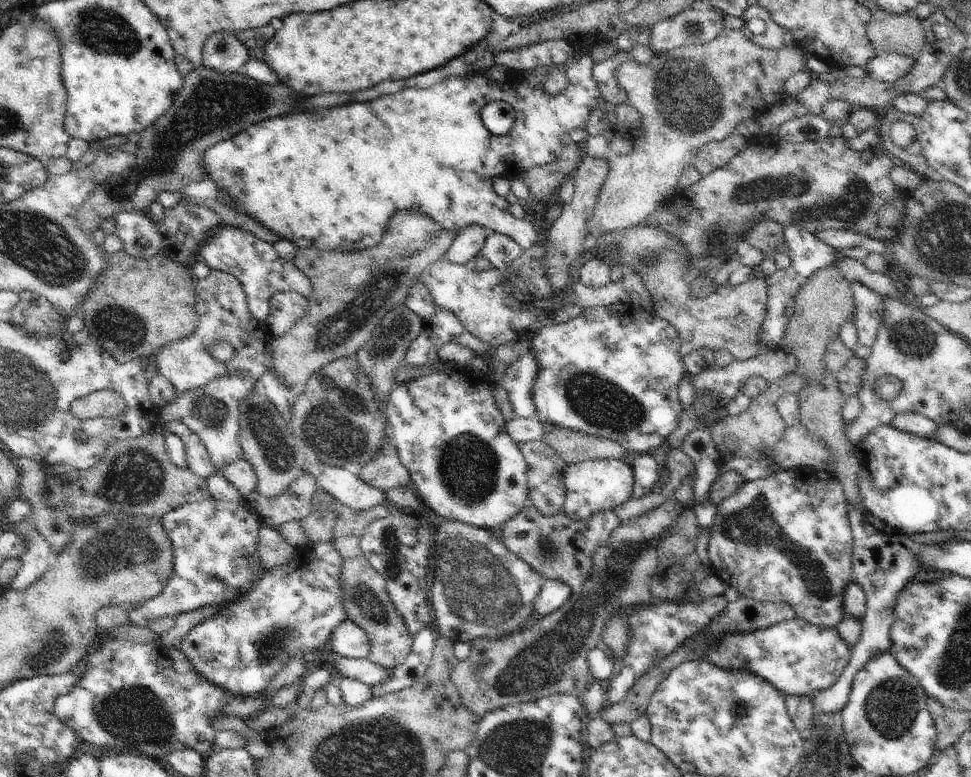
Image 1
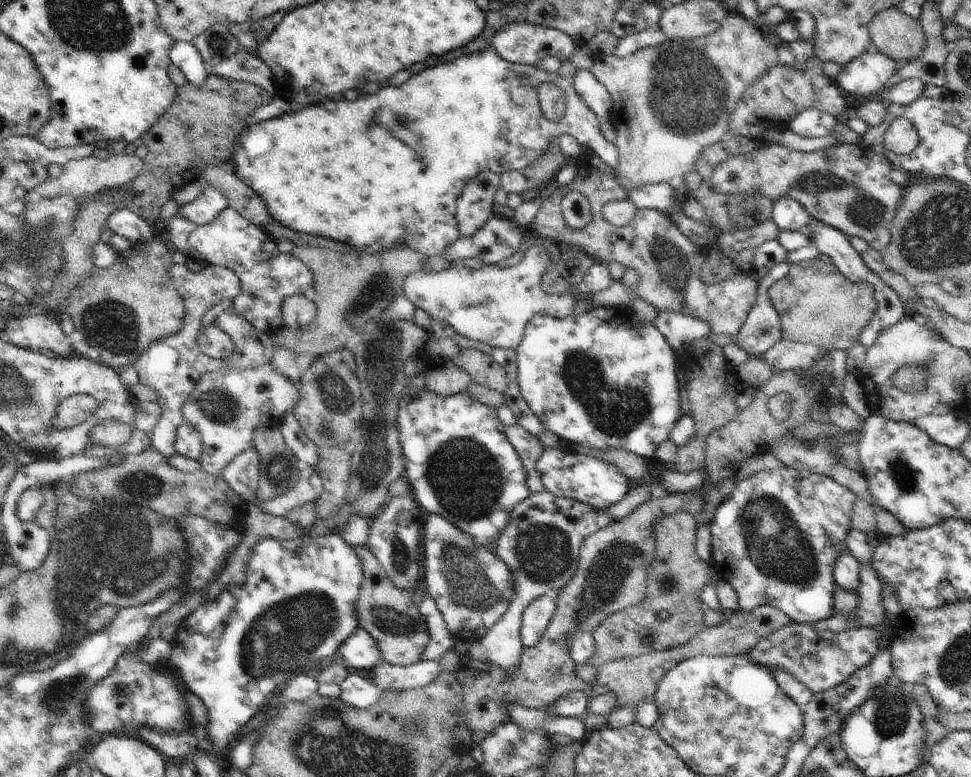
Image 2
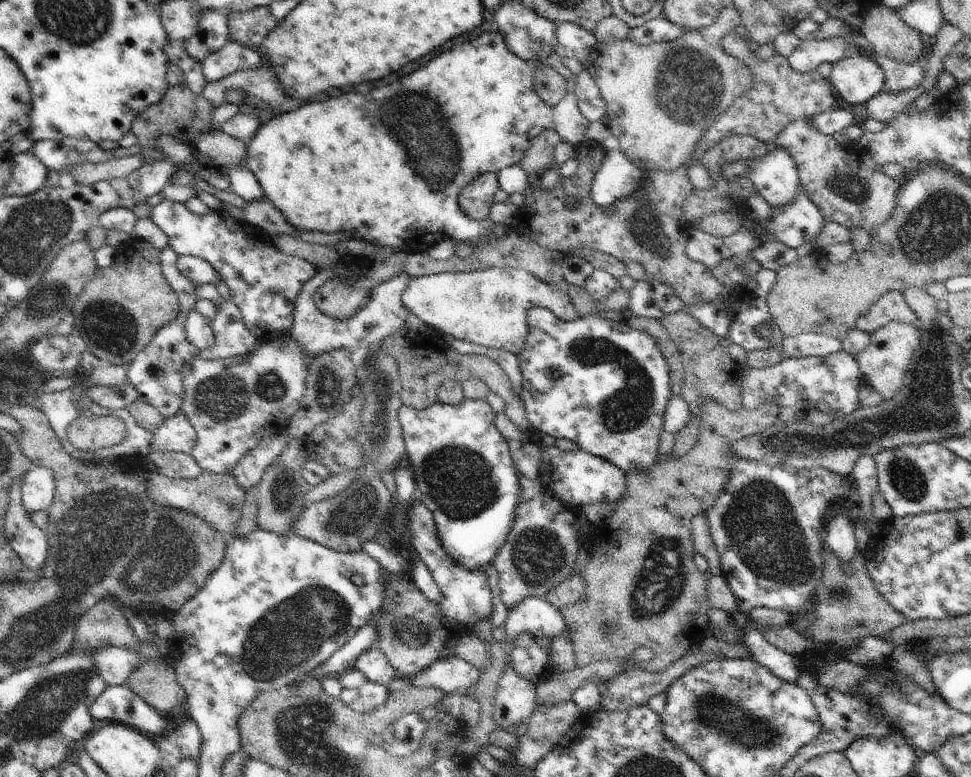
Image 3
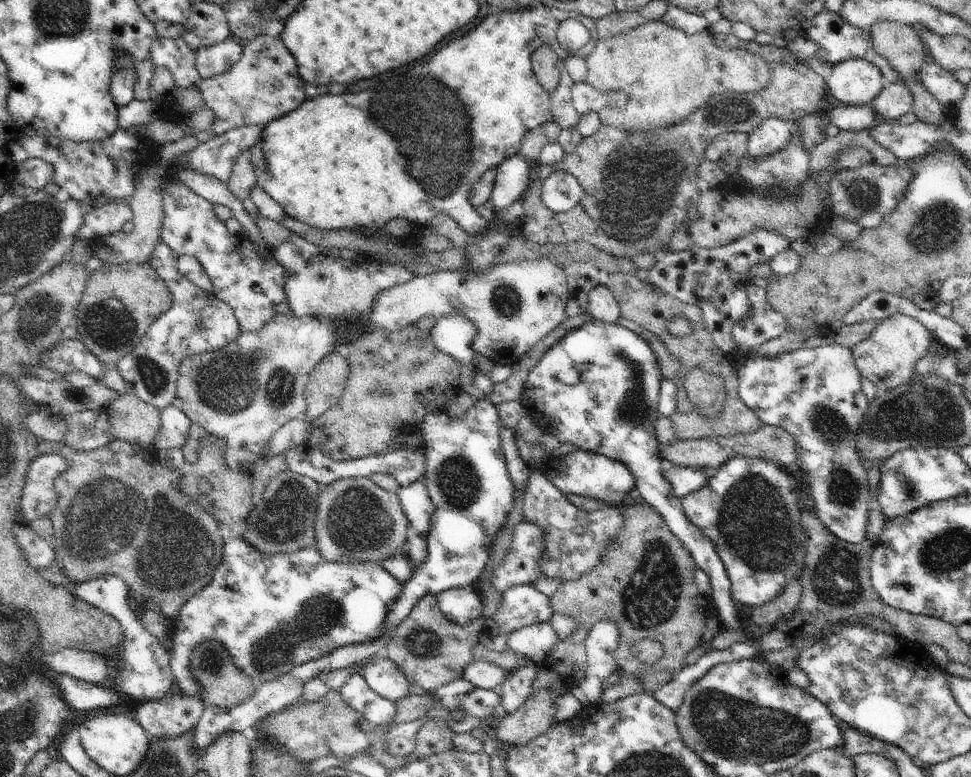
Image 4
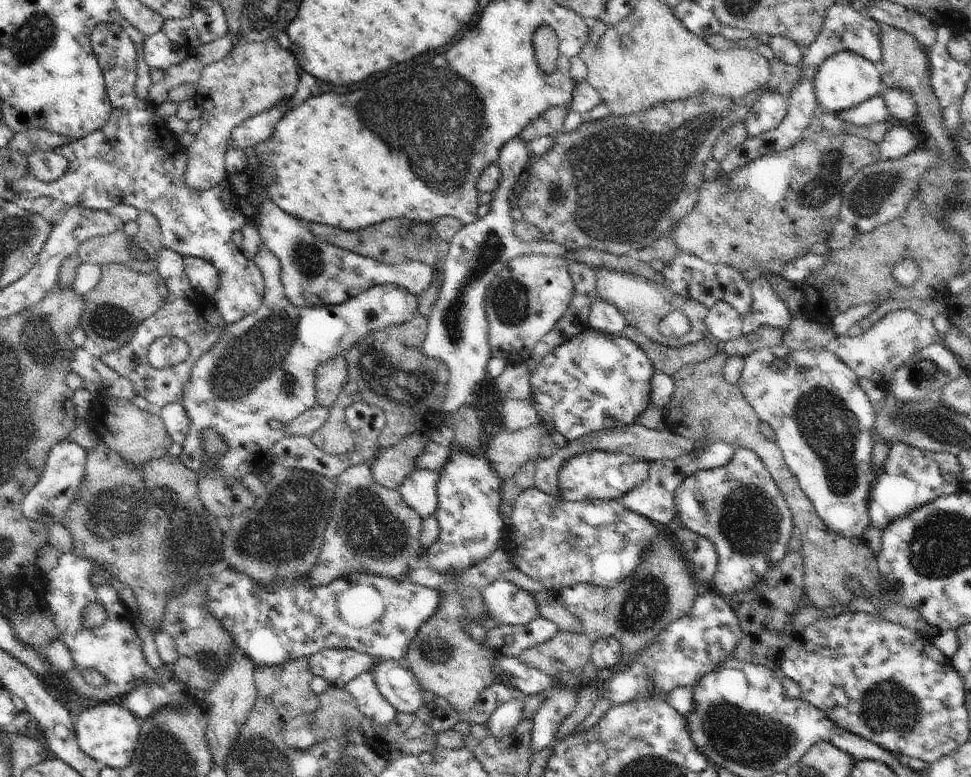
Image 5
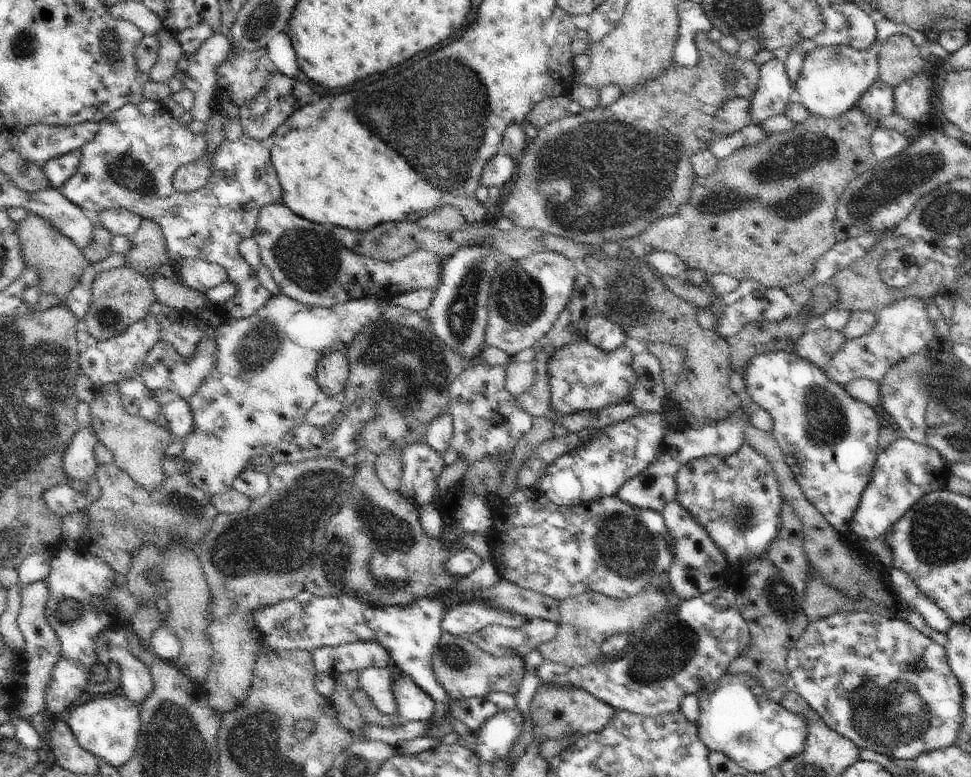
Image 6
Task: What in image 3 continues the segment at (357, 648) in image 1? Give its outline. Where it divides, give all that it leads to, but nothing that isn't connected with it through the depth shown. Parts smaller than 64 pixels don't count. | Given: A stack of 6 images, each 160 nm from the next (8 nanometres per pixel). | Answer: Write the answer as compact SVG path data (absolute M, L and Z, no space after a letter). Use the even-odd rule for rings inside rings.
M375 646L358 656L358 660L354 662L354 669L367 676L368 682L380 684L387 691L392 680L399 676L388 662L388 658Z

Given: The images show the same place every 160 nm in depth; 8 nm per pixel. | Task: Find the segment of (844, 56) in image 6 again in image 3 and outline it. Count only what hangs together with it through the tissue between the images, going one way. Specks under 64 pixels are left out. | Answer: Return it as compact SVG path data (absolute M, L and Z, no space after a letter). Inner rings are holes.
M857 53L836 62L828 80L837 97L857 106L884 89L885 76L878 62Z

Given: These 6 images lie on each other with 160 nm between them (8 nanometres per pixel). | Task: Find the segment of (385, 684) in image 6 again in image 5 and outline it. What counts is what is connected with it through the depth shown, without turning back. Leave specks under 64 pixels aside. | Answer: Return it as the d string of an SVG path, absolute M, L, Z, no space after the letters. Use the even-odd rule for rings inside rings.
M371 671L357 676L344 687L355 698L360 712L375 720L379 725L387 725L394 720L397 710L382 696L373 682Z

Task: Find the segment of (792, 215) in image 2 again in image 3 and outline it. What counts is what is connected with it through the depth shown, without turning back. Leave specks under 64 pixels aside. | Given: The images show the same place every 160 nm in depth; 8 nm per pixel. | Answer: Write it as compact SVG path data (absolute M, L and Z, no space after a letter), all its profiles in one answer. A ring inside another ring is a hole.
M774 145L763 156L752 158L748 179L772 208L788 208L800 194L796 162L792 154Z

